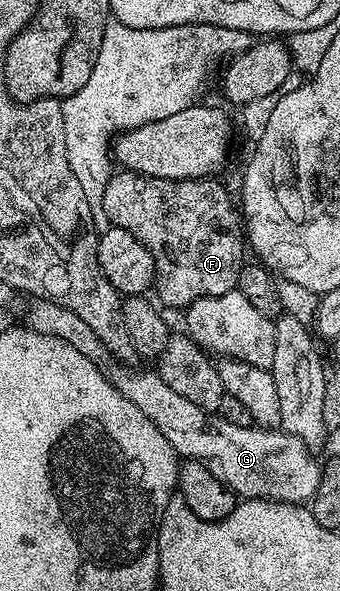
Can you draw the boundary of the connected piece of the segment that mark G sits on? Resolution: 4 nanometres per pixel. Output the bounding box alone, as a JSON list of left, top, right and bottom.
[28,298,323,505]

